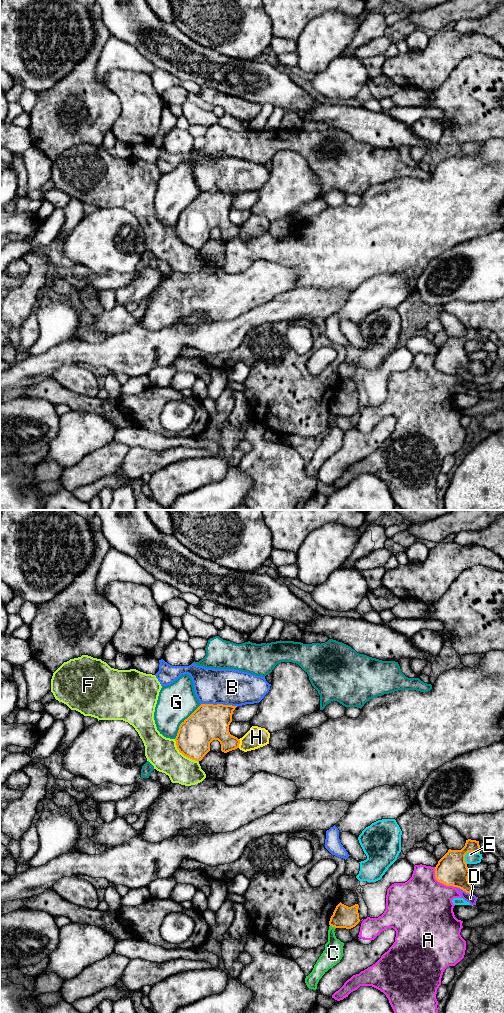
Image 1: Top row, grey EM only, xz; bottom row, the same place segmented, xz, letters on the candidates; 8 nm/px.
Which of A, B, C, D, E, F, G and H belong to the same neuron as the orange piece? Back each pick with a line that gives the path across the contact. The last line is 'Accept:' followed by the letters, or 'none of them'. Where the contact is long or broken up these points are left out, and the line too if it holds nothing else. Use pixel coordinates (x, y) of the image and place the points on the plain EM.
Accept: none of them

